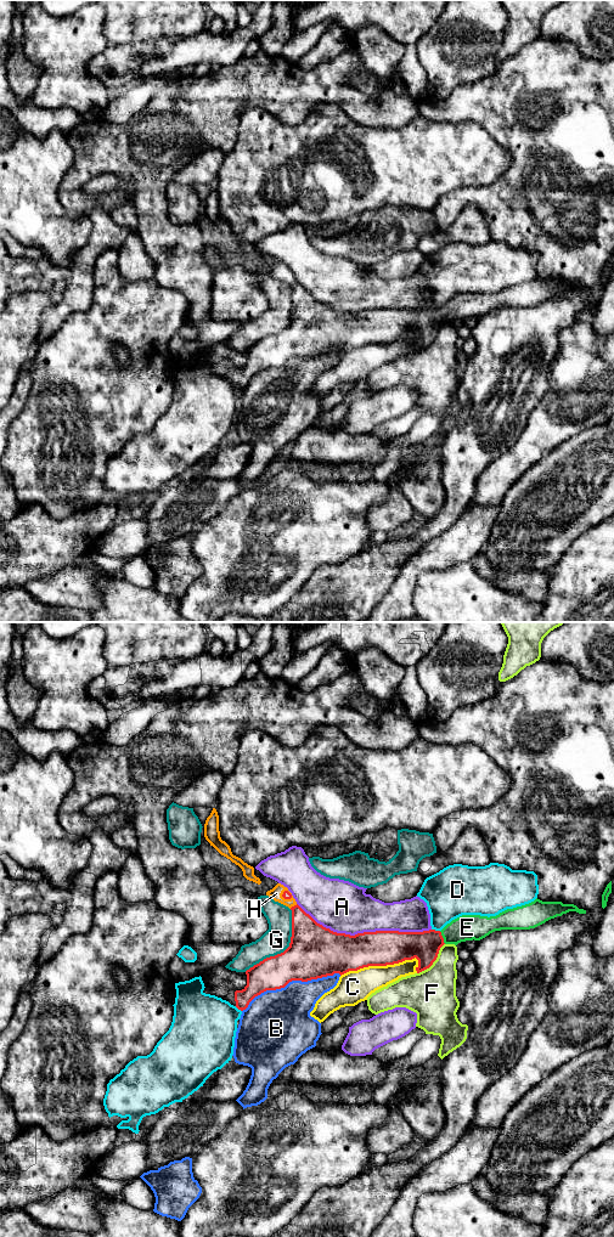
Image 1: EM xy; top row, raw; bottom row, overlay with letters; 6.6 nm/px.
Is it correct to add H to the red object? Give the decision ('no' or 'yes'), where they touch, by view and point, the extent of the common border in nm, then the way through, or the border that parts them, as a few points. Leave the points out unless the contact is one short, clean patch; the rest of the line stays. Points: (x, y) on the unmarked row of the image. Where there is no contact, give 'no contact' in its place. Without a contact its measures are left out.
yes; contact xy (294, 283); length 60 nm; way xy (309, 317), (294, 283), (276, 271)

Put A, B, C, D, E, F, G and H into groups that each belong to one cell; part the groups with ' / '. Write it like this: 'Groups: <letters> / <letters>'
Groups: A / B / C / D / E H / F / G

